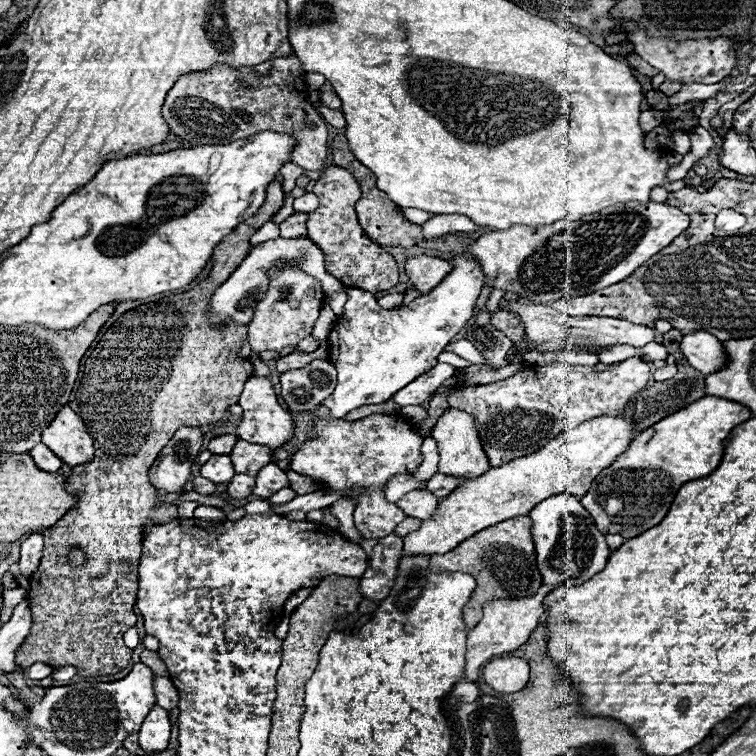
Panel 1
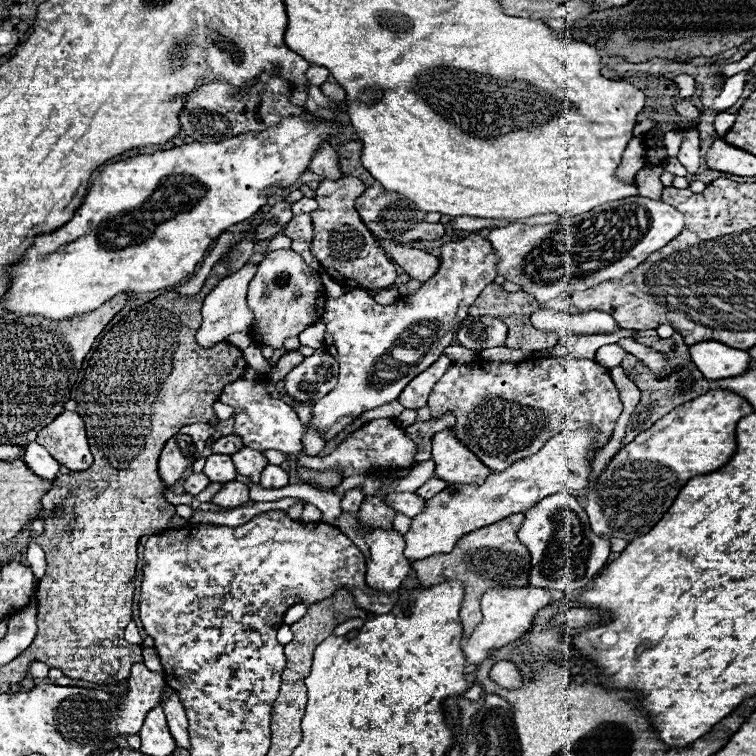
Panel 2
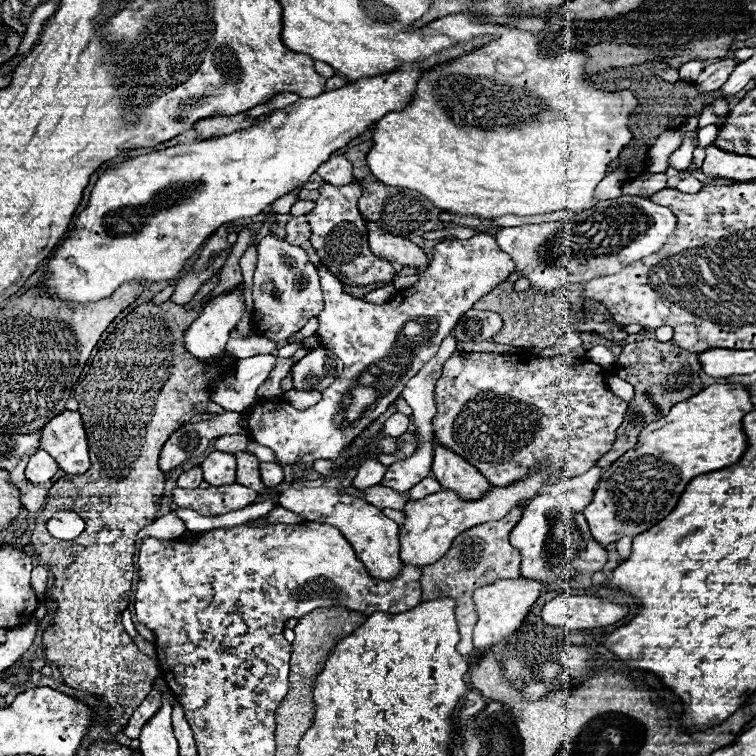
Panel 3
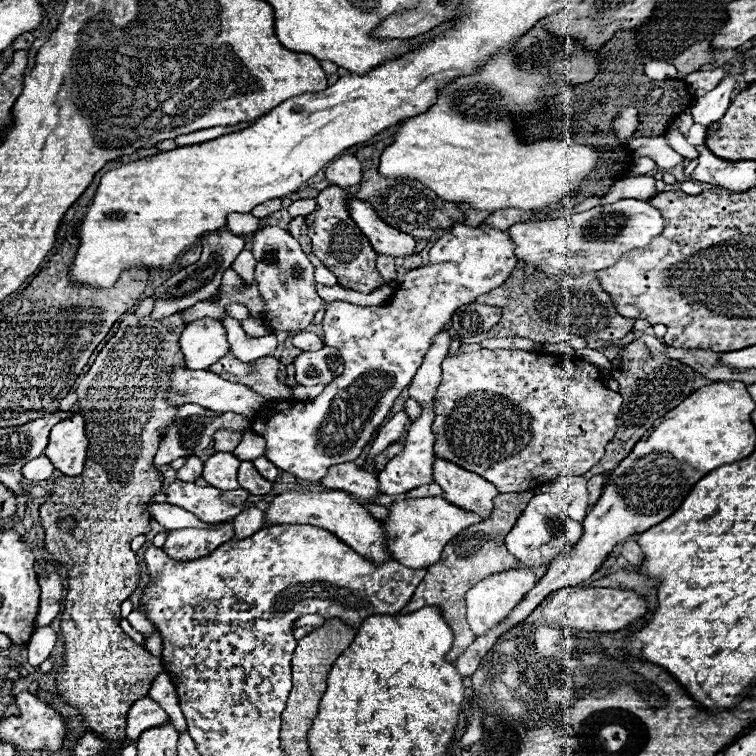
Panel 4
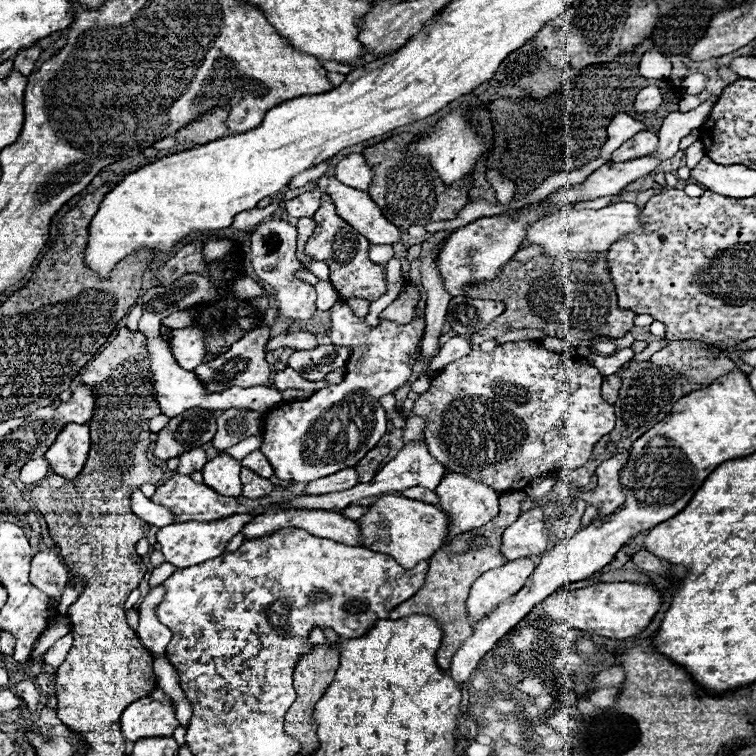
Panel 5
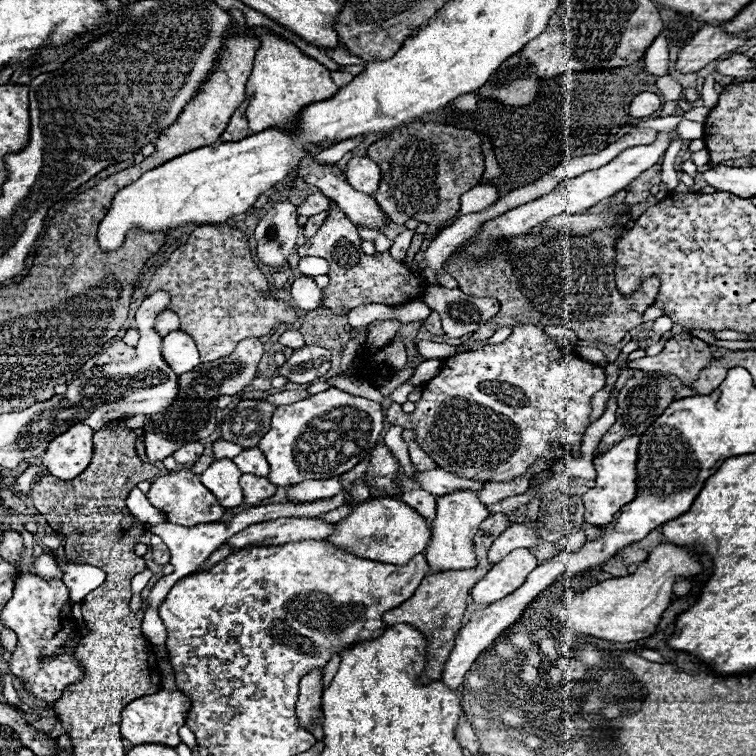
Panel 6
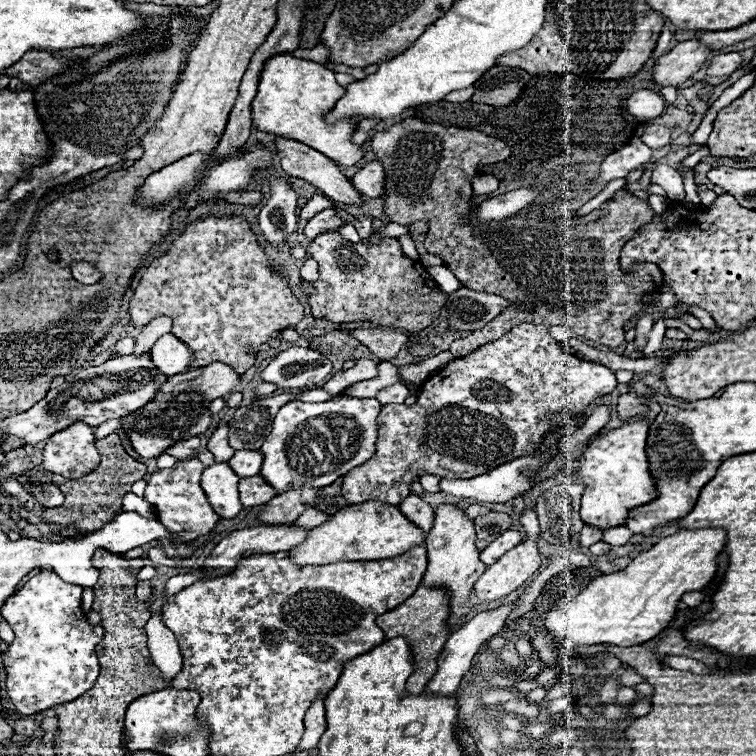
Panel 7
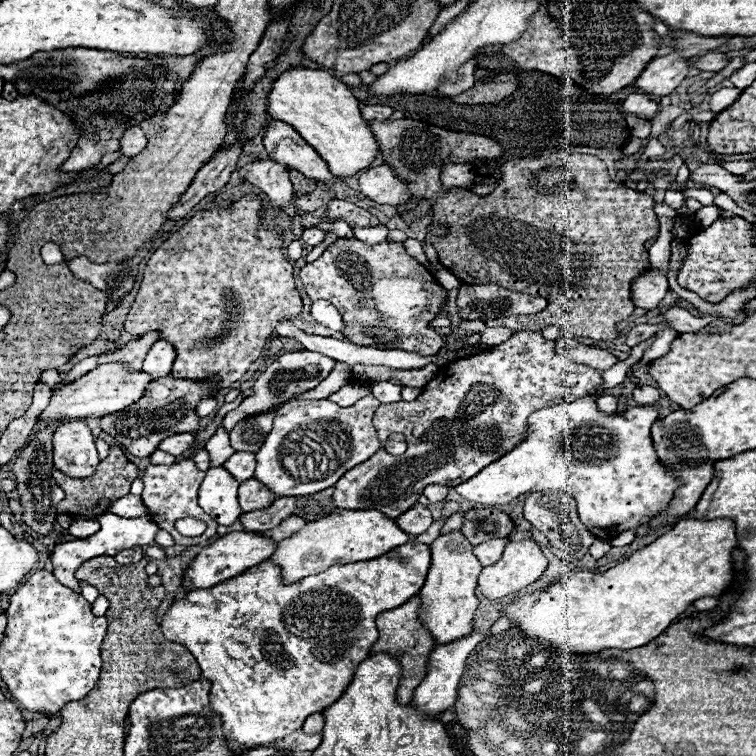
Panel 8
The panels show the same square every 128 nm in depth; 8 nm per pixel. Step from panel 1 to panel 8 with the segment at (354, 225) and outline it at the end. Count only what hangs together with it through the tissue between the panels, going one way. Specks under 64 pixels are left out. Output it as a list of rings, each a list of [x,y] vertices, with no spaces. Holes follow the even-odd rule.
[[[338,238],[316,262],[306,264],[300,270],[300,280],[310,298],[328,300],[338,308],[348,326],[344,334],[354,344],[376,344],[376,340],[364,340],[362,328],[366,326],[396,330],[398,340],[394,344],[386,344],[384,348],[400,348],[430,356],[438,354],[444,344],[442,336],[430,328],[430,322],[440,314],[446,290],[436,284],[436,278],[418,260],[406,254],[402,242],[364,244],[356,238]]]

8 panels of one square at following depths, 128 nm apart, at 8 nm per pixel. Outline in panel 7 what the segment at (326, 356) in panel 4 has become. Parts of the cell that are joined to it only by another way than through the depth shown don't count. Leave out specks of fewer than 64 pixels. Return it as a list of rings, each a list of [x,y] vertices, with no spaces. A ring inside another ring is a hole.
[[[288,348],[280,352],[262,372],[264,382],[274,382],[280,388],[314,388],[330,374],[332,362],[312,348]]]

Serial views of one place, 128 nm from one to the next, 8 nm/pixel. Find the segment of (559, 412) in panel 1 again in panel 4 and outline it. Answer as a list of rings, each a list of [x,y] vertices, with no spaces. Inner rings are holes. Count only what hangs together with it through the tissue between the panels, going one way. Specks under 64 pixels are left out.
[[[478,348],[446,356],[442,362],[442,382],[438,386],[434,406],[434,454],[486,478],[500,494],[510,494],[534,490],[536,486],[560,476],[582,476],[598,464],[608,440],[616,434],[616,418],[622,408],[622,396],[604,386],[600,370],[594,364],[578,357]]]

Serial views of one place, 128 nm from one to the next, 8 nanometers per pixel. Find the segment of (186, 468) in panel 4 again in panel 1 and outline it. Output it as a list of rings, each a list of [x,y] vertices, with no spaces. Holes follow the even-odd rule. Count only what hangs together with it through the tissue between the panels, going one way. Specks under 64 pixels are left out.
[[[202,476],[194,478],[192,484],[194,484],[194,490],[196,490],[198,494],[204,494],[204,496],[208,496],[208,494],[212,494],[212,492],[216,490],[216,484],[212,484],[210,480],[204,480]]]

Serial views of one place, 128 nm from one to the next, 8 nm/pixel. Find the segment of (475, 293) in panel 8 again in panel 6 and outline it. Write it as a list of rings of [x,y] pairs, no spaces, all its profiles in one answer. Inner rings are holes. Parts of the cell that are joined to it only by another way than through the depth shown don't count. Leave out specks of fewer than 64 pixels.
[[[428,286],[422,300],[430,310],[442,316],[442,328],[448,338],[462,338],[464,334],[476,332],[500,310],[496,298],[474,298],[466,296],[458,288],[448,290],[442,286]]]

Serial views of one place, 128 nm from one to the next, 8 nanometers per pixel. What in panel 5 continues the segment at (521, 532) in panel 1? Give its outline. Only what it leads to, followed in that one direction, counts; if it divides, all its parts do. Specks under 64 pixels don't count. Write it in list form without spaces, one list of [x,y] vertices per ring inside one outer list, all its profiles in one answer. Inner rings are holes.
[[[524,490],[500,496],[500,500],[498,500],[500,514],[494,520],[490,520],[488,524],[484,524],[484,526],[480,526],[476,530],[458,534],[446,546],[442,546],[430,558],[430,568],[428,568],[428,576],[426,576],[424,586],[410,600],[406,600],[400,606],[396,606],[390,612],[390,616],[388,616],[392,620],[404,618],[404,616],[412,616],[412,614],[426,614],[426,616],[434,618],[440,624],[440,628],[444,630],[442,646],[436,652],[436,656],[438,656],[436,660],[438,660],[438,666],[442,670],[450,668],[450,660],[456,654],[456,650],[462,646],[462,642],[466,638],[472,636],[472,626],[470,626],[470,622],[466,618],[466,610],[464,610],[464,604],[466,604],[466,598],[468,598],[472,582],[478,576],[482,576],[484,572],[488,572],[492,568],[498,568],[498,566],[508,562],[502,556],[502,552],[500,552],[502,534],[504,534],[504,530],[510,524],[514,524],[518,520],[518,516],[520,516],[520,502],[522,500],[526,500],[526,492]]]

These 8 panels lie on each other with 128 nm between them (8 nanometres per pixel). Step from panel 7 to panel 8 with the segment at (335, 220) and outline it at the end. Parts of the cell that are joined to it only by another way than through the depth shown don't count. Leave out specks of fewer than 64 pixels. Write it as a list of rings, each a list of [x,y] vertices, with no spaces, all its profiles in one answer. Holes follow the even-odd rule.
[[[330,200],[328,210],[324,214],[326,222],[334,222],[334,220],[346,220],[352,226],[360,226],[360,228],[368,228],[368,226],[378,226],[378,218],[372,216],[368,210],[352,204],[352,202],[344,202],[344,200]],[[316,226],[306,228],[304,234],[302,234],[302,240],[304,240],[306,244],[310,244],[310,246],[318,246],[324,238],[326,238],[326,232],[320,230],[320,228],[316,228]]]

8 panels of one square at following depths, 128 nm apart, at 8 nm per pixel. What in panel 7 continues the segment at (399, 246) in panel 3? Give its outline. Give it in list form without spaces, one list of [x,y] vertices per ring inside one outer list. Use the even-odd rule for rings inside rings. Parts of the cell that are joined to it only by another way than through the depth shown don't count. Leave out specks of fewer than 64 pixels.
[[[276,138],[276,150],[278,150],[278,156],[280,156],[280,164],[282,164],[282,168],[288,176],[296,176],[296,178],[302,178],[302,180],[314,184],[318,190],[322,190],[322,194],[326,194],[334,202],[342,202],[342,204],[356,206],[356,208],[364,204],[362,196],[354,190],[350,180],[324,154],[316,152],[314,148],[308,148],[306,144],[300,144],[296,140],[286,140],[286,138]]]

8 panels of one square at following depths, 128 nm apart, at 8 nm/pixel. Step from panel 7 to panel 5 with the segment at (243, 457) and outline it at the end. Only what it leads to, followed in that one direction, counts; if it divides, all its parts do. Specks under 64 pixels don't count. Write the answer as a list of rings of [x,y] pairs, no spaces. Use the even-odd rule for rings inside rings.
[[[252,452],[252,456],[246,456],[246,458],[242,460],[242,466],[254,470],[256,474],[260,474],[260,476],[264,476],[264,478],[272,478],[272,476],[274,476],[272,466],[268,464],[268,460],[266,460],[266,456],[264,456],[262,452]]]

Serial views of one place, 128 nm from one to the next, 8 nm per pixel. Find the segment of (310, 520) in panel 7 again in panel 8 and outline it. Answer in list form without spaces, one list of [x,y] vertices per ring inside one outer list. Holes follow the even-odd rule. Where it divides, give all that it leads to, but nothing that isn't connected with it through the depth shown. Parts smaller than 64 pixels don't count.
[[[290,516],[288,520],[284,520],[284,524],[280,524],[280,526],[272,528],[272,530],[264,532],[264,536],[268,536],[268,538],[272,538],[272,540],[280,542],[280,540],[284,540],[284,538],[288,538],[288,536],[292,536],[292,534],[300,532],[306,524],[308,524],[308,522],[306,522],[306,520],[302,520],[300,516]]]

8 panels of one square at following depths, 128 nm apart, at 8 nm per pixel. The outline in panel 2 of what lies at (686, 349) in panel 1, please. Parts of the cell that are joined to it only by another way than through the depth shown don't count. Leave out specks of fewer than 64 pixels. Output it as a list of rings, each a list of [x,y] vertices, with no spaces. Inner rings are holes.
[[[704,340],[692,344],[690,358],[708,380],[720,380],[720,378],[744,374],[744,370],[750,364],[746,352],[734,350],[716,340]]]

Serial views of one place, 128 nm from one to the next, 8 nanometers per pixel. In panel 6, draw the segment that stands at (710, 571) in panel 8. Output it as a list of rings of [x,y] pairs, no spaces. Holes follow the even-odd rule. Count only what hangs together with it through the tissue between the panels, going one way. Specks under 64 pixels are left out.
[[[658,544],[648,558],[638,566],[634,574],[604,580],[580,594],[570,602],[558,602],[554,606],[560,624],[570,632],[584,632],[610,642],[632,642],[648,638],[672,600],[672,584],[678,576],[690,578],[702,572],[698,554],[692,550],[676,548],[674,544]]]

